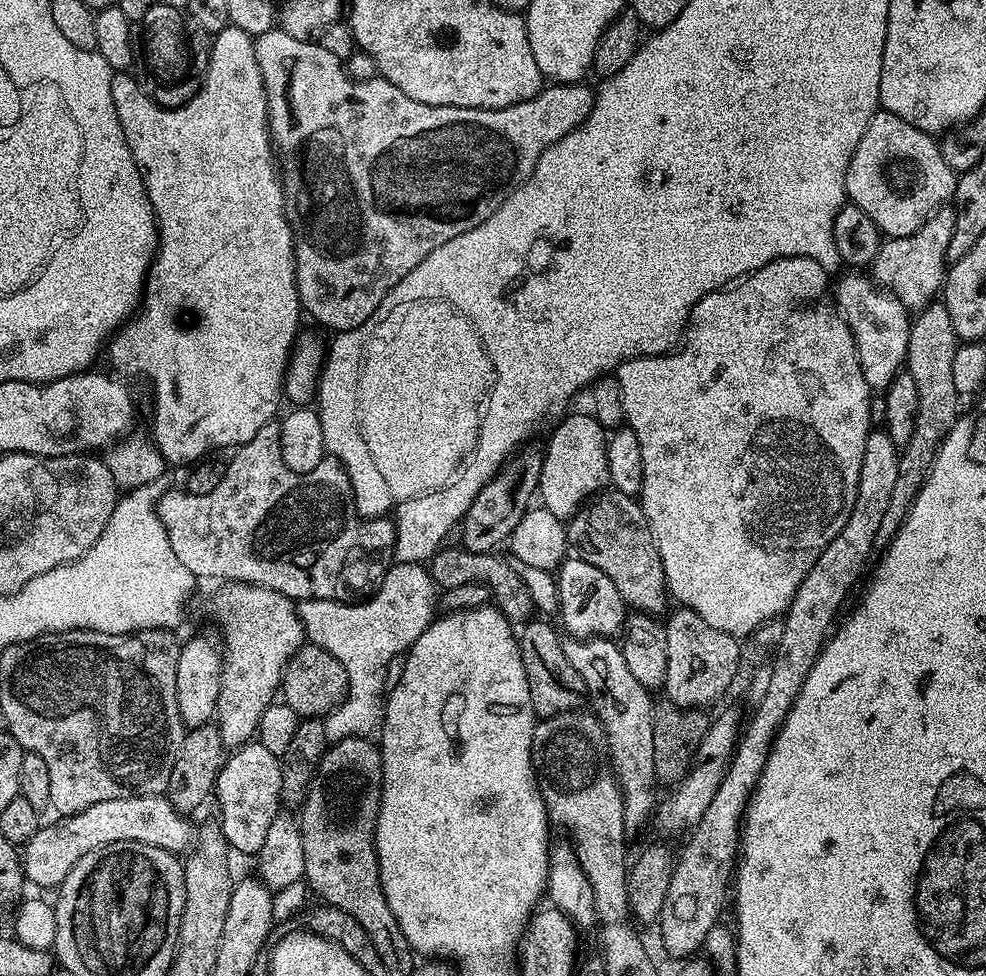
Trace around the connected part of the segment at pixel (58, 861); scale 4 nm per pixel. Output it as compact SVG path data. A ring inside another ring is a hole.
M167 795L159 796L131 796L130 798L110 798L110 802L94 802L86 810L82 810L73 816L56 818L53 824L45 823L22 848L22 867L29 885L37 884L40 888L55 889L74 870L74 866L86 853L103 844L114 842L142 842L146 846L158 846L167 852L184 854L194 844L194 824L185 813L179 812Z

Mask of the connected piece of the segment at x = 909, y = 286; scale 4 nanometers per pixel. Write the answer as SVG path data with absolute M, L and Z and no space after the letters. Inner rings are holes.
M945 206L931 216L914 234L893 236L881 243L876 259L870 265L871 275L877 284L904 304L909 310L919 310L941 291L946 283L946 253L950 234L954 234L955 207Z

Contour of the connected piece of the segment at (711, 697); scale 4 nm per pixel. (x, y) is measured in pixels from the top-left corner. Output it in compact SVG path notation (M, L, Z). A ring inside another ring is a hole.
M680 606L666 620L666 678L663 691L679 708L707 709L732 684L740 668L740 644L735 636L714 630L694 610Z

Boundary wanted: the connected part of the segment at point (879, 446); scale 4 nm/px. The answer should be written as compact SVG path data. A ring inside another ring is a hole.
M884 430L869 431L866 438L866 450L862 450L862 470L858 474L858 490L854 498L854 510L850 510L850 518L846 518L846 526L838 530L834 542L818 554L818 562L810 566L810 574L802 578L802 586L794 594L790 602L788 611L782 617L784 629L782 638L774 649L772 664L770 663L770 682L766 686L766 694L755 705L756 713L752 716L752 721L747 721L742 735L736 743L735 751L732 753L732 760L728 764L726 774L722 778L722 786L718 786L718 791L714 794L714 799L710 802L706 814L691 829L687 837L688 845L684 848L684 853L679 853L675 861L672 877L669 880L669 890L666 894L665 904L661 908L658 921L660 936L664 939L664 948L672 956L688 956L698 948L705 947L708 935L717 927L716 919L720 916L720 911L724 908L724 903L730 900L730 885L734 880L734 869L738 859L738 847L740 845L740 834L742 831L742 821L744 810L748 807L748 802L756 791L756 783L762 774L762 770L768 761L768 752L772 749L772 739L776 736L776 731L780 728L780 723L784 720L784 715L792 707L793 701L800 694L800 687L806 682L814 662L820 656L820 650L824 647L834 625L837 623L836 615L840 612L840 607L844 604L844 599L848 596L848 591L860 580L860 575L864 572L864 567L873 559L872 547L878 544L876 535L878 526L882 526L882 518L886 514L886 506L890 506L890 498L894 498L894 482L898 482L898 462L900 454L898 446L891 440Z

